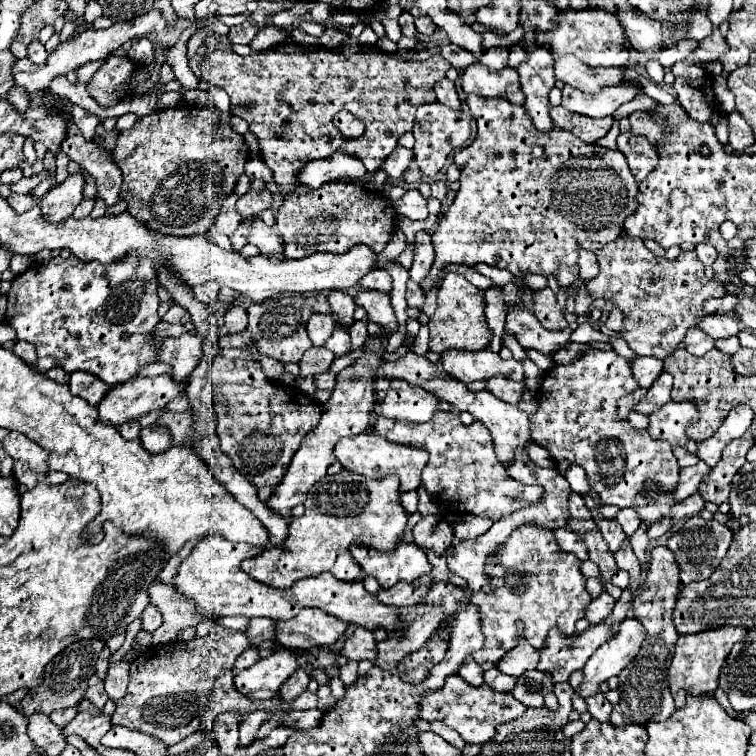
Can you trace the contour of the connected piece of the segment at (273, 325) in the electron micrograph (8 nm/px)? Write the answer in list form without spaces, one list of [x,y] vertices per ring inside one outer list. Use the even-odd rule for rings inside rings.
[[[282,295],[280,299],[268,299],[264,303],[256,303],[248,307],[248,327],[242,333],[226,335],[220,339],[220,347],[246,347],[254,341],[260,353],[278,359],[280,363],[298,363],[312,341],[306,335],[306,321],[314,313],[332,313],[326,301],[326,295]]]

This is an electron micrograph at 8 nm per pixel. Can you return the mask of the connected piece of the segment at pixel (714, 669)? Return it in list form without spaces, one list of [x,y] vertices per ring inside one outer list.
[[[716,627],[708,631],[700,631],[694,635],[680,635],[676,643],[676,653],[672,659],[672,667],[668,673],[668,681],[672,687],[672,695],[676,701],[676,707],[684,707],[686,693],[700,695],[700,693],[714,693],[718,689],[718,675],[720,669],[732,649],[734,643],[746,639],[748,629],[746,627]]]

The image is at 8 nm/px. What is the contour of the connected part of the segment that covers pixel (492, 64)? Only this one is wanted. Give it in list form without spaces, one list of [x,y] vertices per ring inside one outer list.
[[[492,47],[492,49],[484,51],[478,59],[478,63],[488,67],[490,71],[498,71],[498,69],[506,67],[506,61],[508,61],[508,51],[500,49],[500,47]]]

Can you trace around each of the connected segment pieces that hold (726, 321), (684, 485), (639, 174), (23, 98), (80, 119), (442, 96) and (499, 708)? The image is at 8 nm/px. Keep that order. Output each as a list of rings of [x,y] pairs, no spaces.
[[[714,313],[714,315],[708,315],[704,323],[700,323],[700,329],[712,335],[714,339],[732,337],[732,335],[738,335],[738,321],[728,313]]]
[[[698,461],[694,467],[684,467],[680,469],[680,481],[678,487],[674,491],[676,501],[684,501],[688,495],[698,491],[698,485],[702,483],[702,479],[710,473],[710,467],[704,461]]]
[[[632,131],[618,135],[618,149],[626,155],[630,171],[638,183],[644,181],[660,161],[658,147],[652,145],[644,135],[634,135]]]
[[[12,87],[8,93],[6,93],[6,101],[16,107],[18,111],[26,111],[28,109],[28,93],[26,91],[20,91],[20,87]]]
[[[74,105],[74,107],[72,107],[72,121],[74,121],[76,127],[80,129],[82,137],[84,137],[86,141],[92,141],[92,137],[94,137],[94,129],[96,129],[96,125],[100,123],[100,117],[96,117],[96,115],[88,113],[86,109]]]
[[[442,79],[440,83],[436,83],[434,91],[436,91],[438,101],[440,101],[442,105],[446,105],[446,107],[450,107],[450,109],[454,109],[454,111],[460,109],[460,99],[458,99],[458,95],[456,95],[456,87],[454,87],[452,81]]]
[[[450,675],[442,689],[424,693],[420,697],[420,707],[418,707],[418,713],[422,719],[442,721],[448,727],[456,729],[466,743],[478,743],[478,745],[490,741],[498,725],[522,717],[524,711],[526,711],[526,705],[522,705],[512,693],[498,693],[486,683],[480,687],[472,687],[464,683],[460,675]]]

